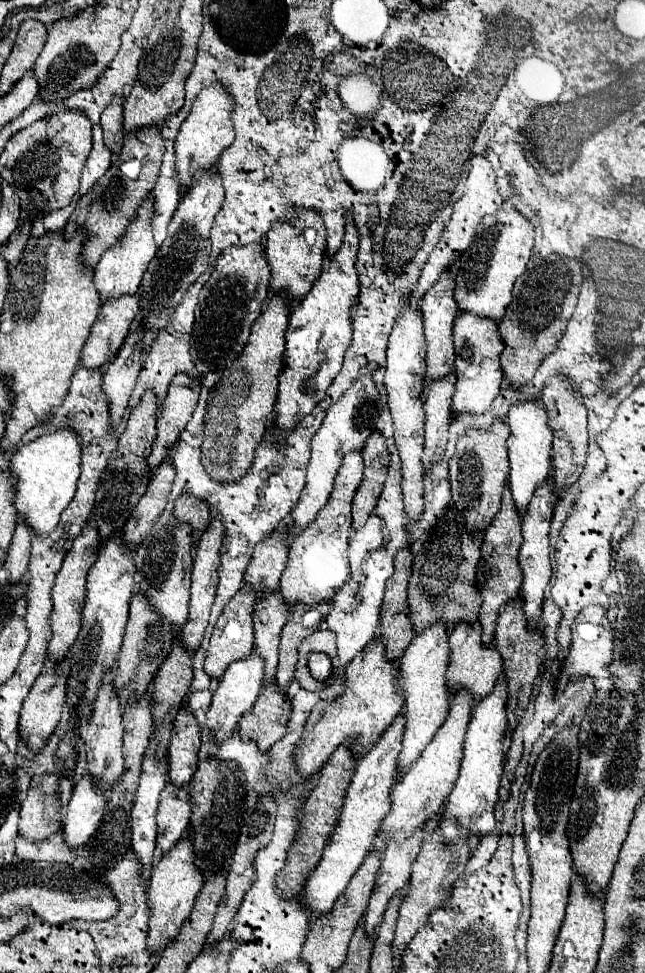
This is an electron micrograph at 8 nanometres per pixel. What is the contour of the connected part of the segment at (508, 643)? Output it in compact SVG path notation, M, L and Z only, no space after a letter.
M520 600L508 604L502 608L500 616L498 616L498 624L496 624L496 636L494 636L494 648L498 650L498 654L502 656L502 676L506 680L508 686L508 700L506 700L506 716L508 716L508 732L504 736L506 744L510 742L510 734L516 728L516 724L522 720L526 708L528 708L528 700L530 700L530 692L532 692L532 684L534 678L538 676L538 666L546 656L546 646L544 646L544 638L540 630L528 632L526 628L526 618L522 614L522 606Z

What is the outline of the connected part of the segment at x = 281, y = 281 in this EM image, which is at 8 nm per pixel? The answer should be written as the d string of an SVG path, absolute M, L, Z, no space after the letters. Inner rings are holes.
M300 212L298 218L290 224L276 222L266 236L266 258L270 268L270 290L272 292L290 292L290 308L302 300L302 296L310 290L310 284L318 278L324 264L326 250L326 228L322 218L316 212ZM314 234L314 240L310 240Z

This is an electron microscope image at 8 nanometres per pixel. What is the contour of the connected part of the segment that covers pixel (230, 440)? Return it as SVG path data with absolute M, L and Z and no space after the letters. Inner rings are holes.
M278 294L268 300L266 308L252 324L252 332L242 354L222 374L220 382L208 396L208 408L204 416L202 466L214 482L238 482L248 472L254 460L254 450L260 444L262 434L272 418L286 328L288 308L284 304L284 294Z

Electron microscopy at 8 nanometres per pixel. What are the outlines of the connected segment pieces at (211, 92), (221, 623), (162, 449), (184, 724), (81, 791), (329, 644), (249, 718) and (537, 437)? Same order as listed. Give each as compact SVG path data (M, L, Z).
M212 86L198 94L190 116L184 120L180 132L174 140L174 156L176 156L176 172L178 172L176 178L178 178L182 194L194 184L196 172L212 170L216 166L220 154L232 144L234 128L232 128L232 120L230 120L230 110L232 110L232 102L222 88Z
M242 588L224 608L224 612L220 614L212 636L210 636L210 646L208 646L208 656L204 662L204 672L214 678L220 680L222 672L238 660L244 660L248 654L252 654L252 644L254 644L254 634L252 634L252 612L254 612L254 592L248 588Z
M178 374L174 382L170 384L168 396L160 406L160 416L156 420L156 430L158 436L152 444L152 452L146 460L148 470L154 472L154 468L164 462L172 446L178 442L182 430L186 428L188 420L194 414L196 402L198 402L200 386L192 382L186 374Z
M182 706L174 718L172 738L168 744L170 784L174 782L174 786L184 788L190 782L190 778L198 770L198 748L200 748L200 728L194 716L188 712L188 708Z
M84 774L74 784L74 794L70 798L66 820L62 826L64 842L68 844L68 848L78 850L90 842L102 820L108 798L110 798L110 790L96 792L92 778L88 774Z
M316 630L316 634L314 634L314 650L318 650L318 652L324 652L324 654L328 654L328 658L330 660L334 660L334 656L336 656L336 636L334 636L334 632L330 632L330 630Z
M272 680L262 688L256 704L240 722L240 738L254 740L260 752L266 752L274 742L286 734L286 722L290 716L290 702L286 694Z
M540 400L534 402L516 402L508 410L508 426L510 426L510 438L508 438L508 460L510 460L510 478L508 488L518 512L518 518L524 518L528 510L528 502L534 496L534 490L546 482L550 476L550 442L552 442L552 430L548 426L548 416Z

